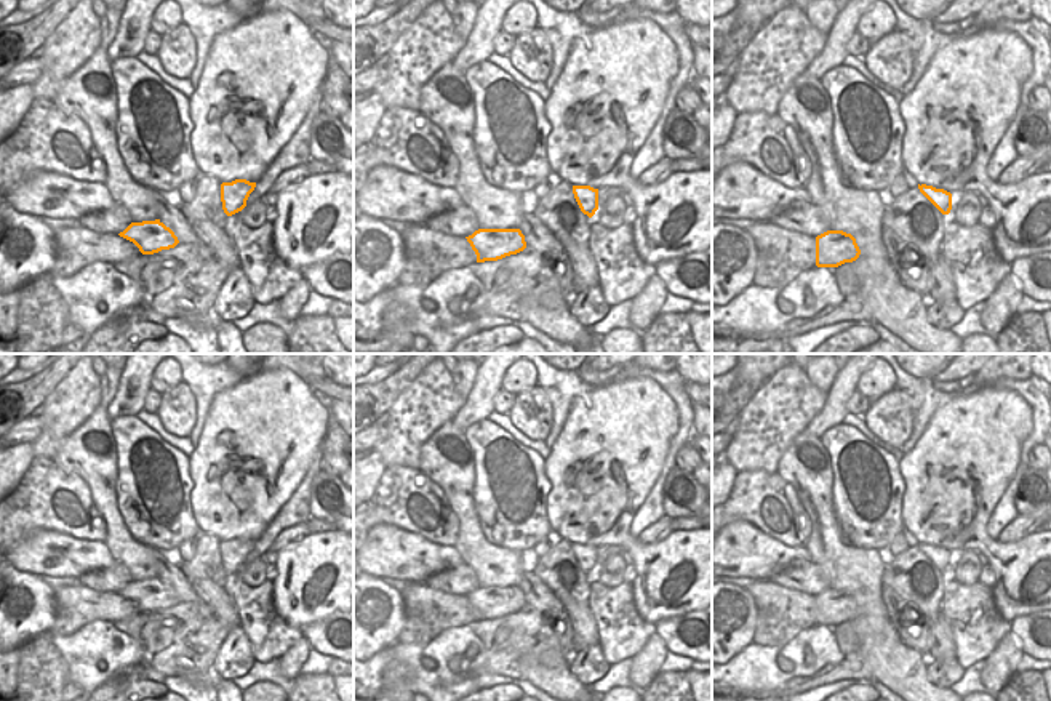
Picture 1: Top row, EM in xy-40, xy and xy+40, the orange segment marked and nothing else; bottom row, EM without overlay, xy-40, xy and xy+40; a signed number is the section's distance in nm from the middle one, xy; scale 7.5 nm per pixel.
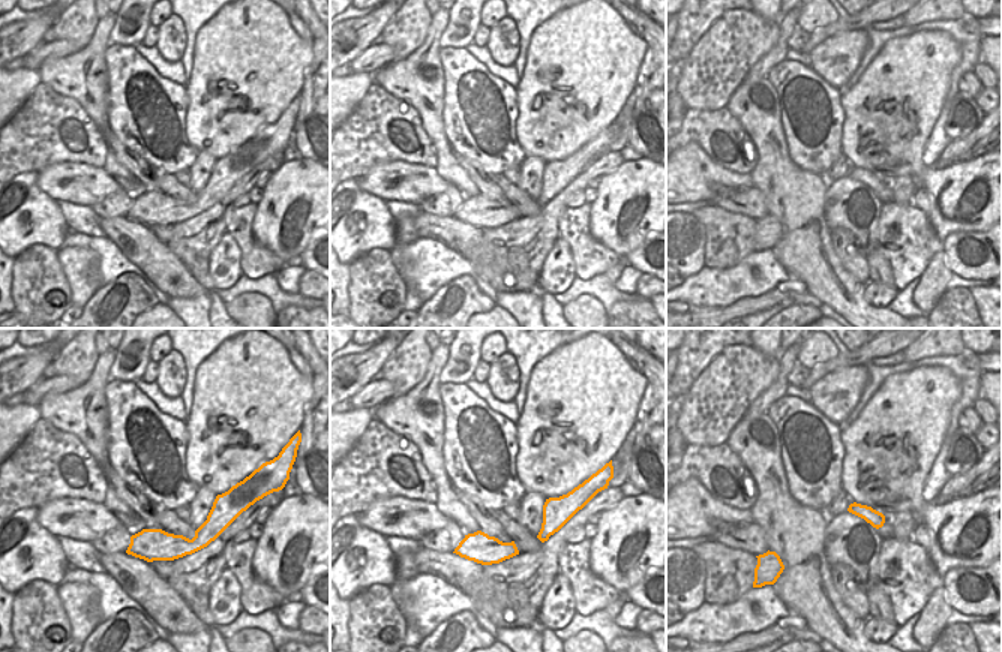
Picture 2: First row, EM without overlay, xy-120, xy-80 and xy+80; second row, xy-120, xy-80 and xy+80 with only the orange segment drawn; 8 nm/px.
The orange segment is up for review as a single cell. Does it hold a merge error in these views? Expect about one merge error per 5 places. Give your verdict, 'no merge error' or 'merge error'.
no merge error

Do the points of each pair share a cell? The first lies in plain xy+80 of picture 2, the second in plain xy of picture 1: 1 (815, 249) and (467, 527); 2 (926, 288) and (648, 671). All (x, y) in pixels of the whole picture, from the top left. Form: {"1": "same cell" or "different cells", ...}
{"1": "same cell", "2": "same cell"}

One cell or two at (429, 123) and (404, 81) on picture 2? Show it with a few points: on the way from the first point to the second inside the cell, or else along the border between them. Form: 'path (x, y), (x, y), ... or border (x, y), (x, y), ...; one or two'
path (429, 113), (414, 92); one

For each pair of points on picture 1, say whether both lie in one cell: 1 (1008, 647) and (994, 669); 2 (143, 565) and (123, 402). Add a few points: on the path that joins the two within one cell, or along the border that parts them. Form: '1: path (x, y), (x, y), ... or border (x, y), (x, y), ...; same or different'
1: path (1008, 652), (999, 664); same
2: border (119, 383), (114, 399), (107, 407), (111, 420); different

